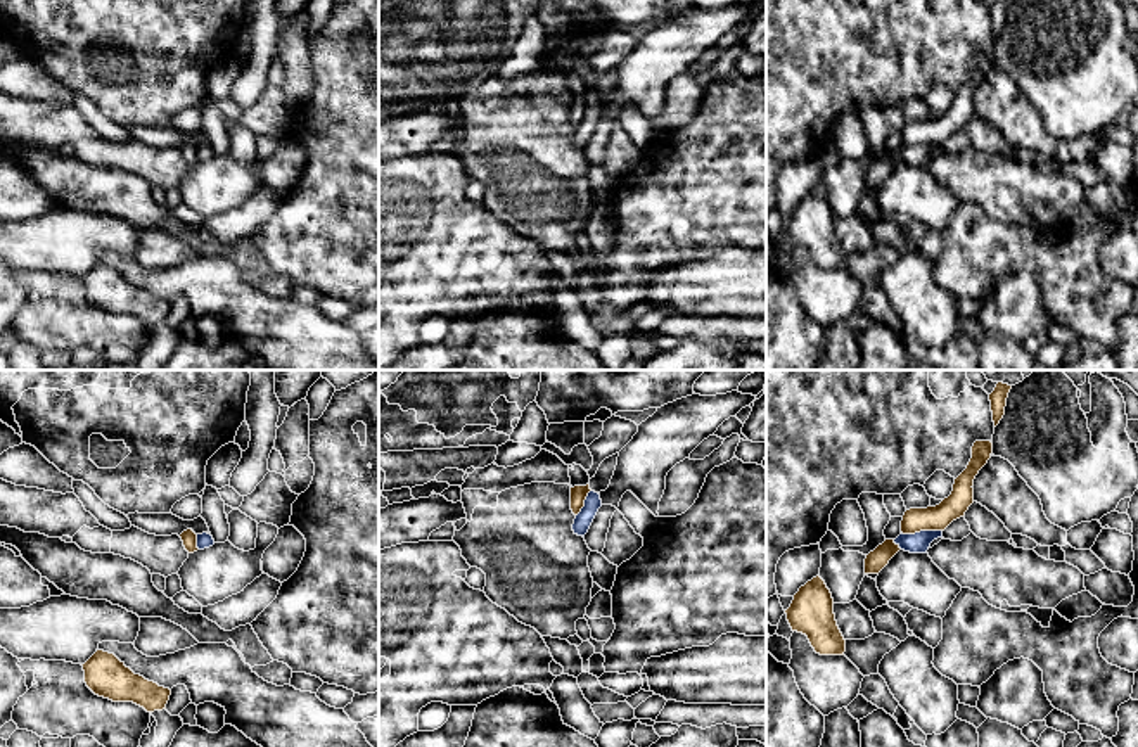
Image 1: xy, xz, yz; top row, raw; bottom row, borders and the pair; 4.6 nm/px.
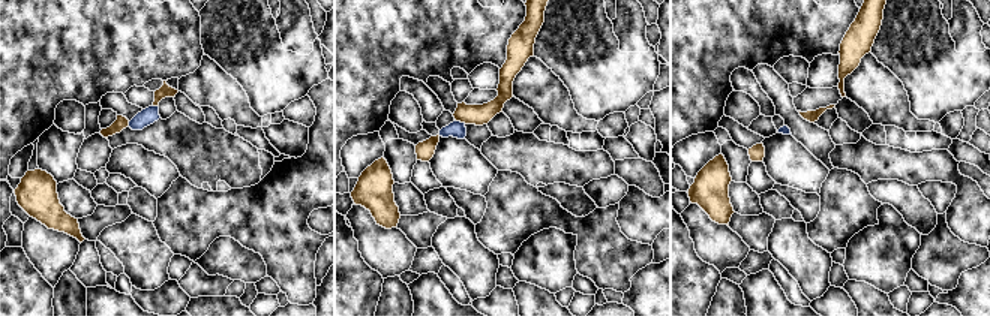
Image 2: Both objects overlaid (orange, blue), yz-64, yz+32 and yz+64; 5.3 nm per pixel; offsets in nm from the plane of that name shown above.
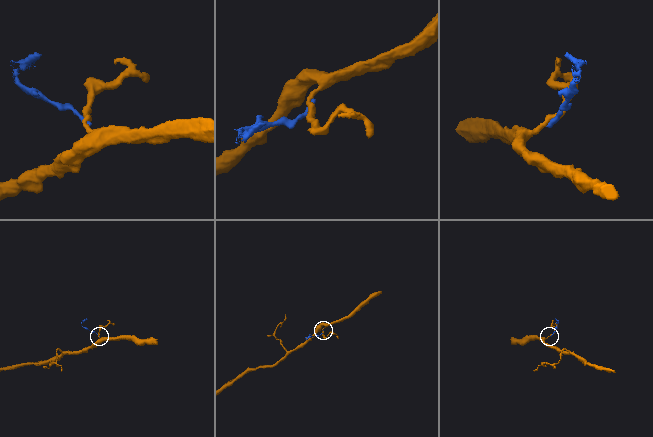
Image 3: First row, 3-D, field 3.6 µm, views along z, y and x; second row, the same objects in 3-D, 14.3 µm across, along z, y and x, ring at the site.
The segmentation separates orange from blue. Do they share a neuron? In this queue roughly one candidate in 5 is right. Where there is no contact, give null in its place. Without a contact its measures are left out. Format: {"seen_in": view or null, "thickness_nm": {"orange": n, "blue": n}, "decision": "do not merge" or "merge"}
{"seen_in": "yz", "thickness_nm": {"orange": 120, "blue": 100}, "decision": "do not merge"}

